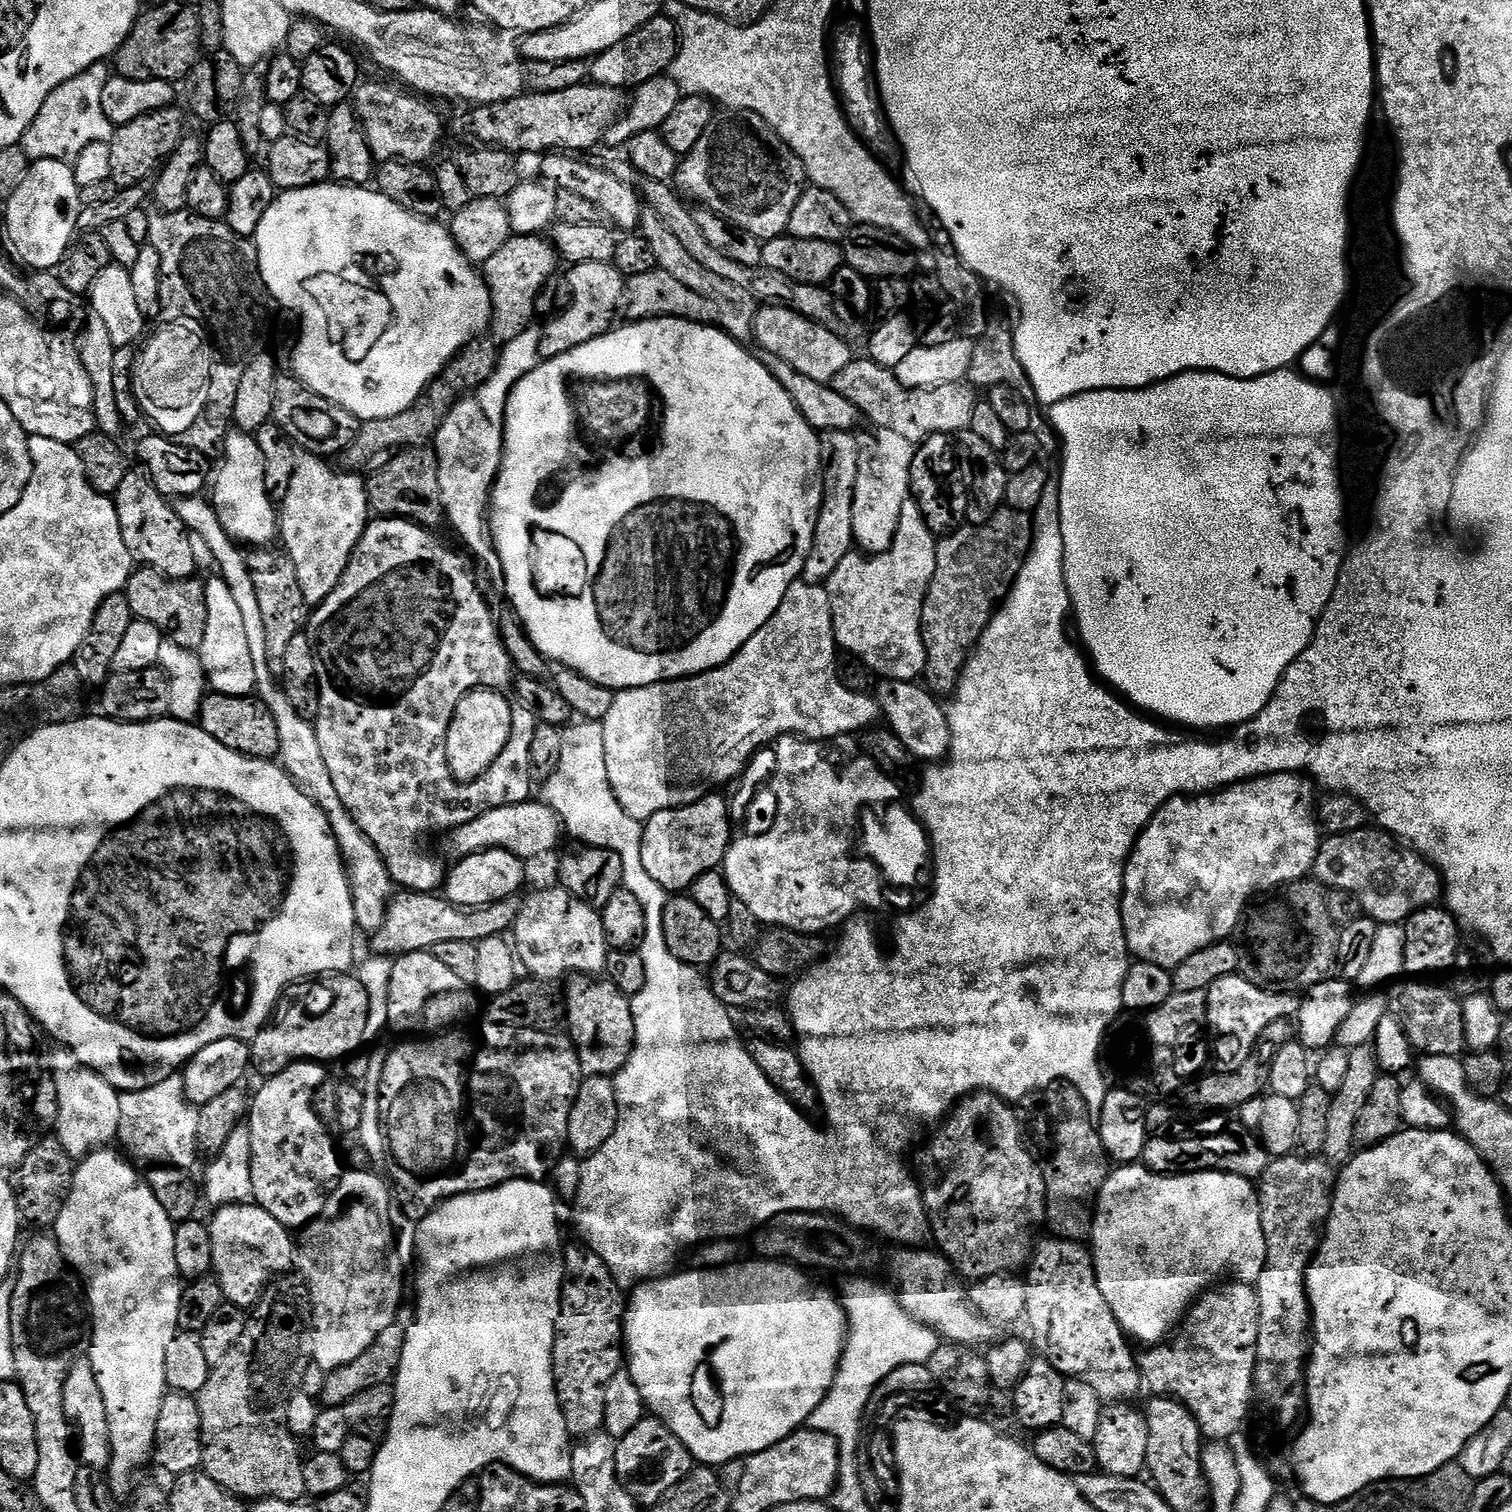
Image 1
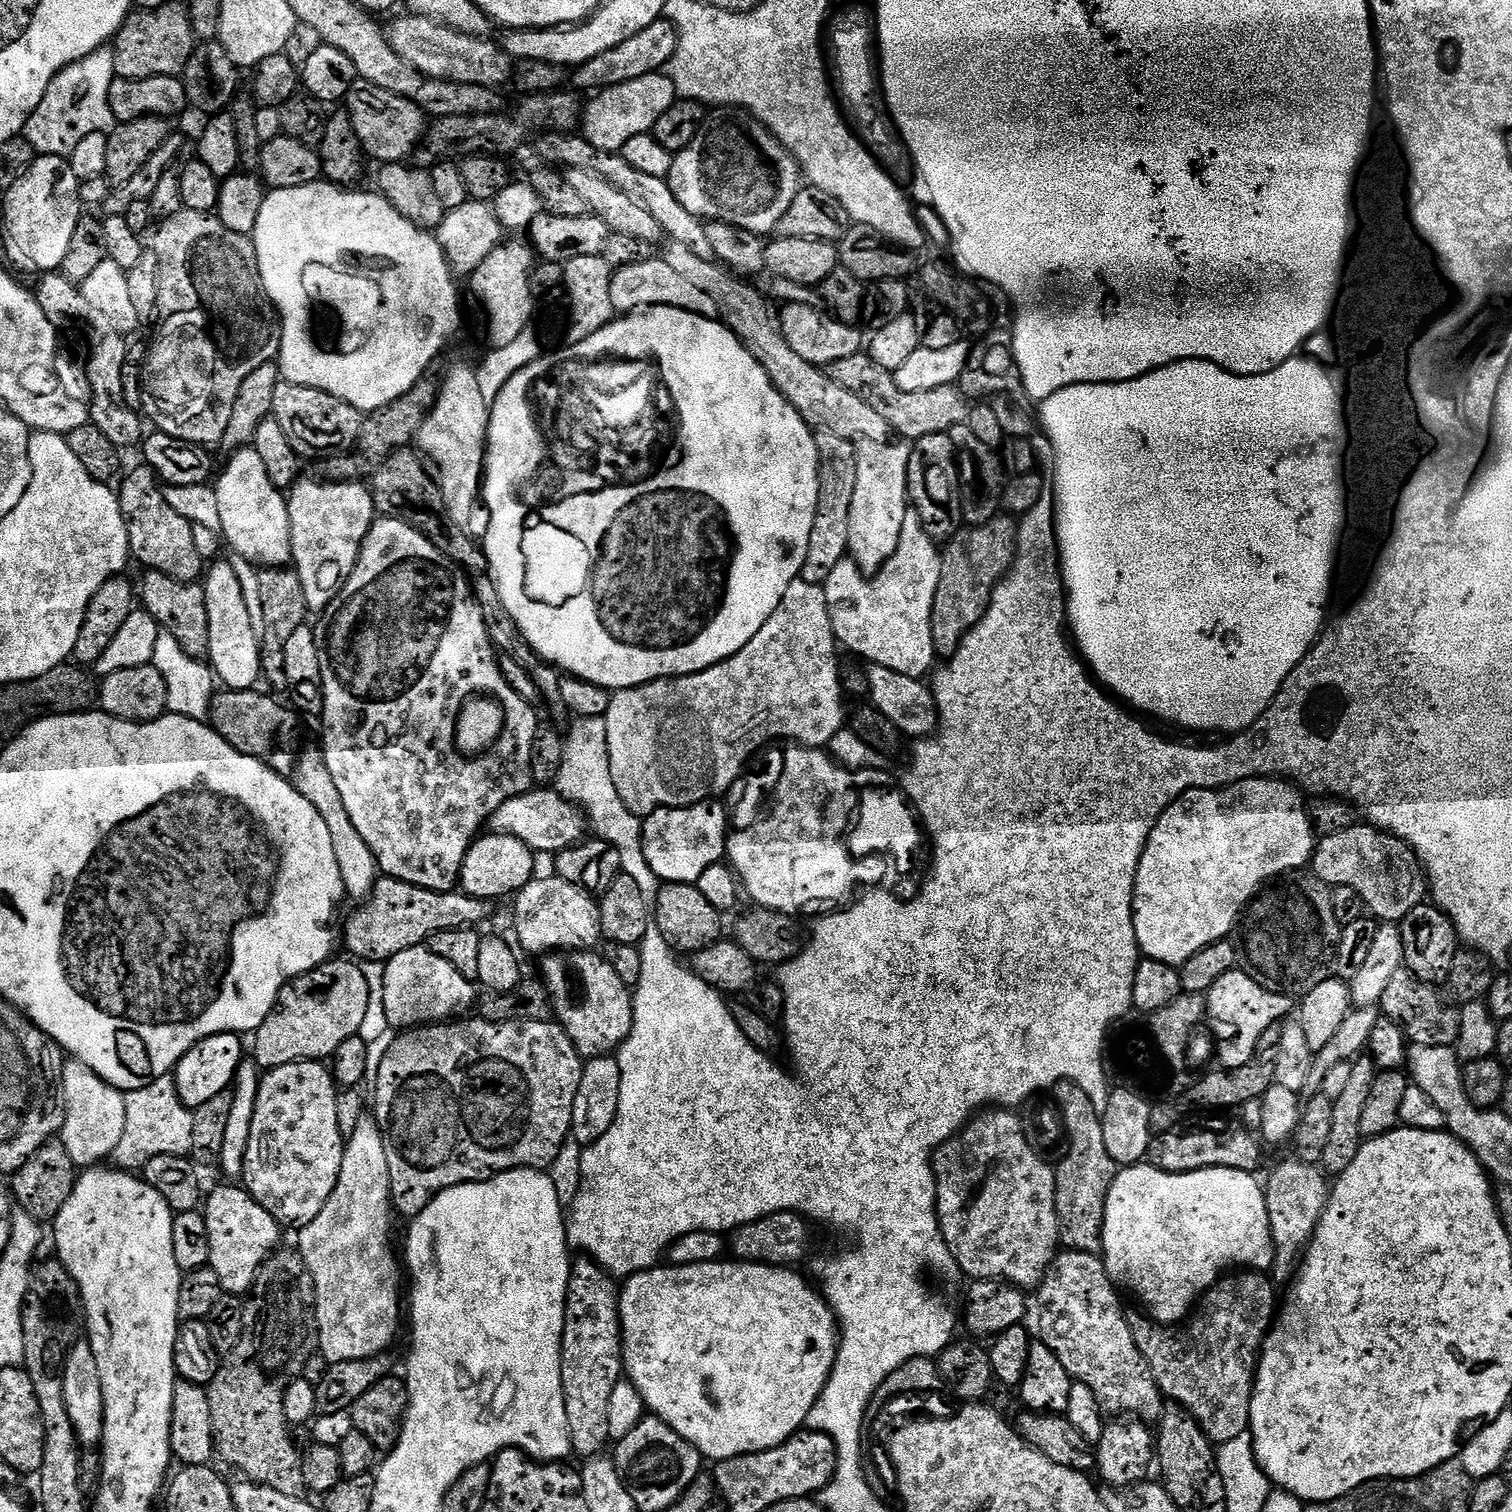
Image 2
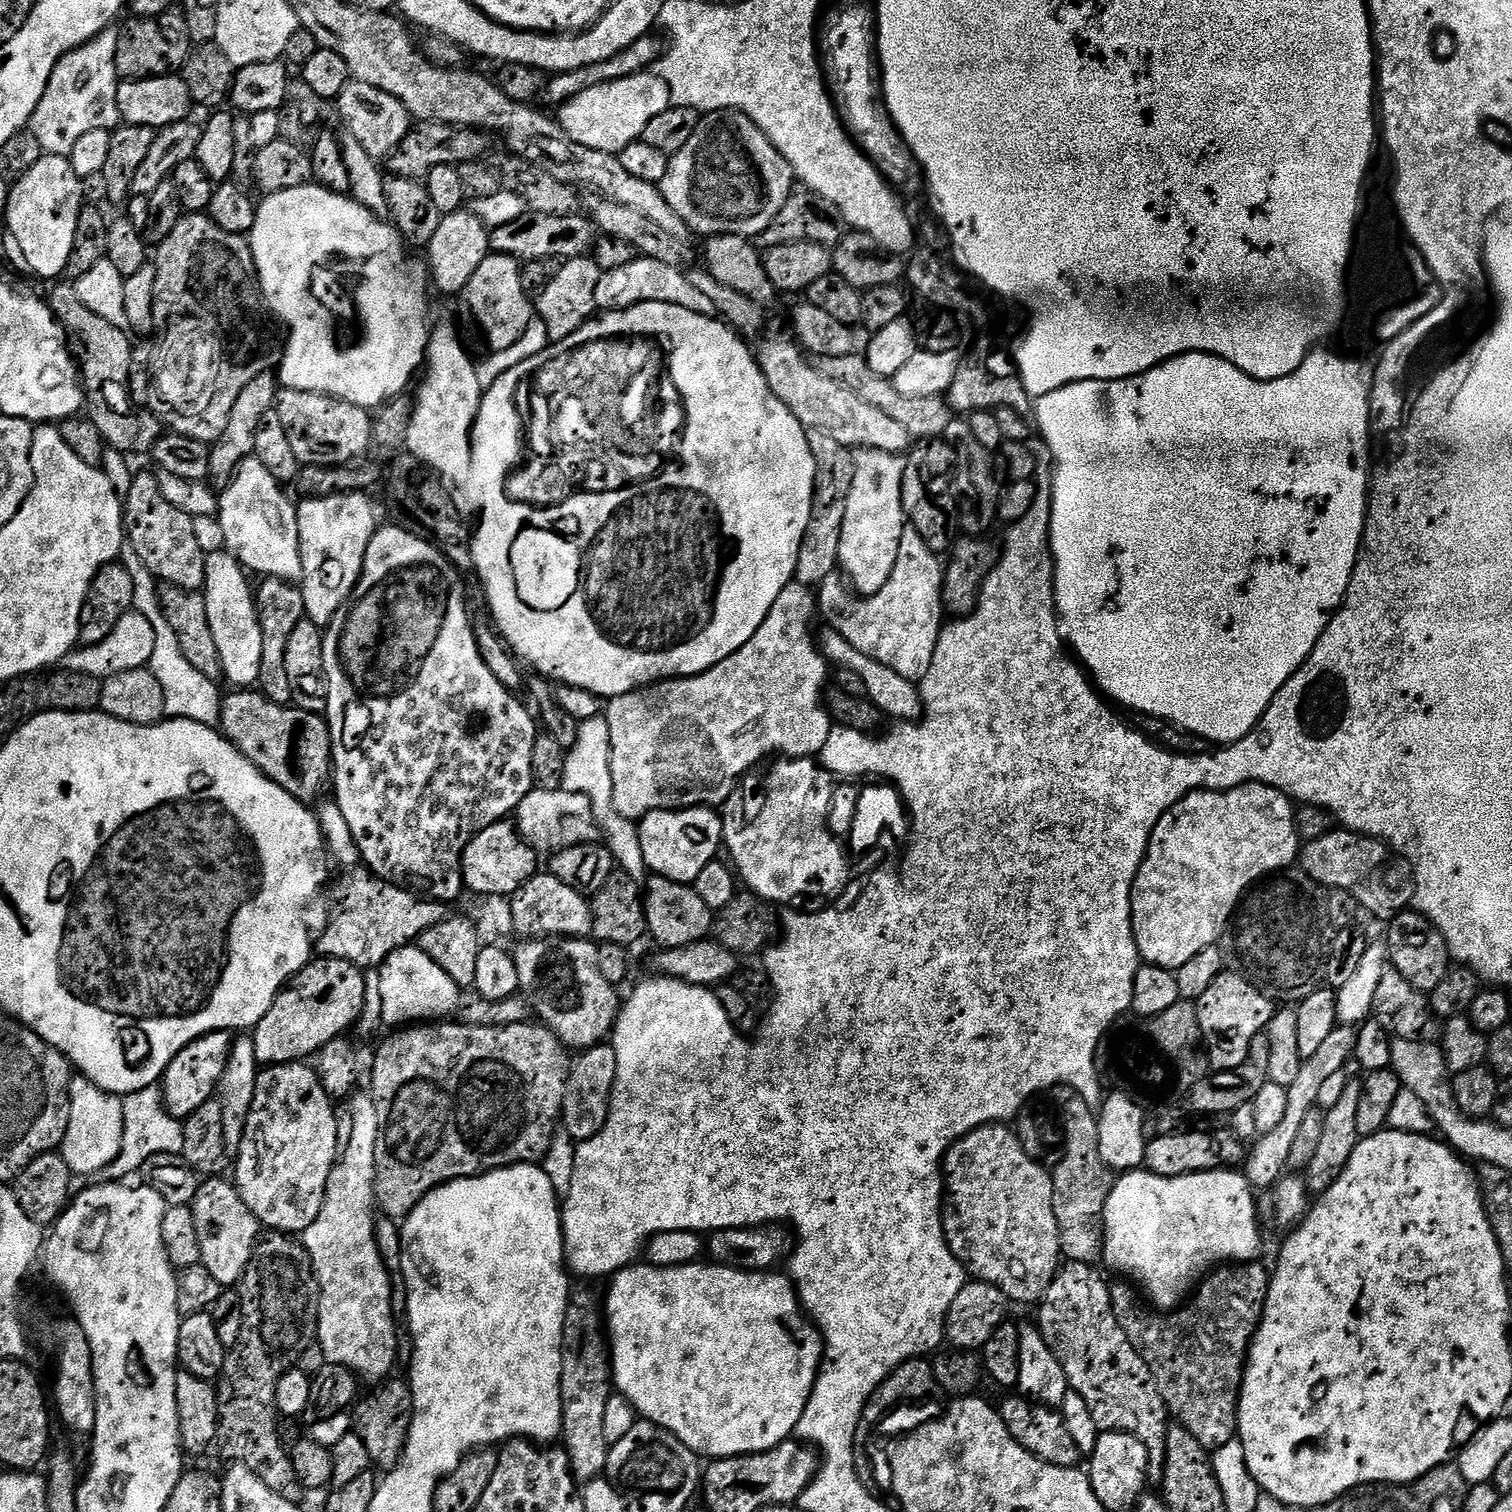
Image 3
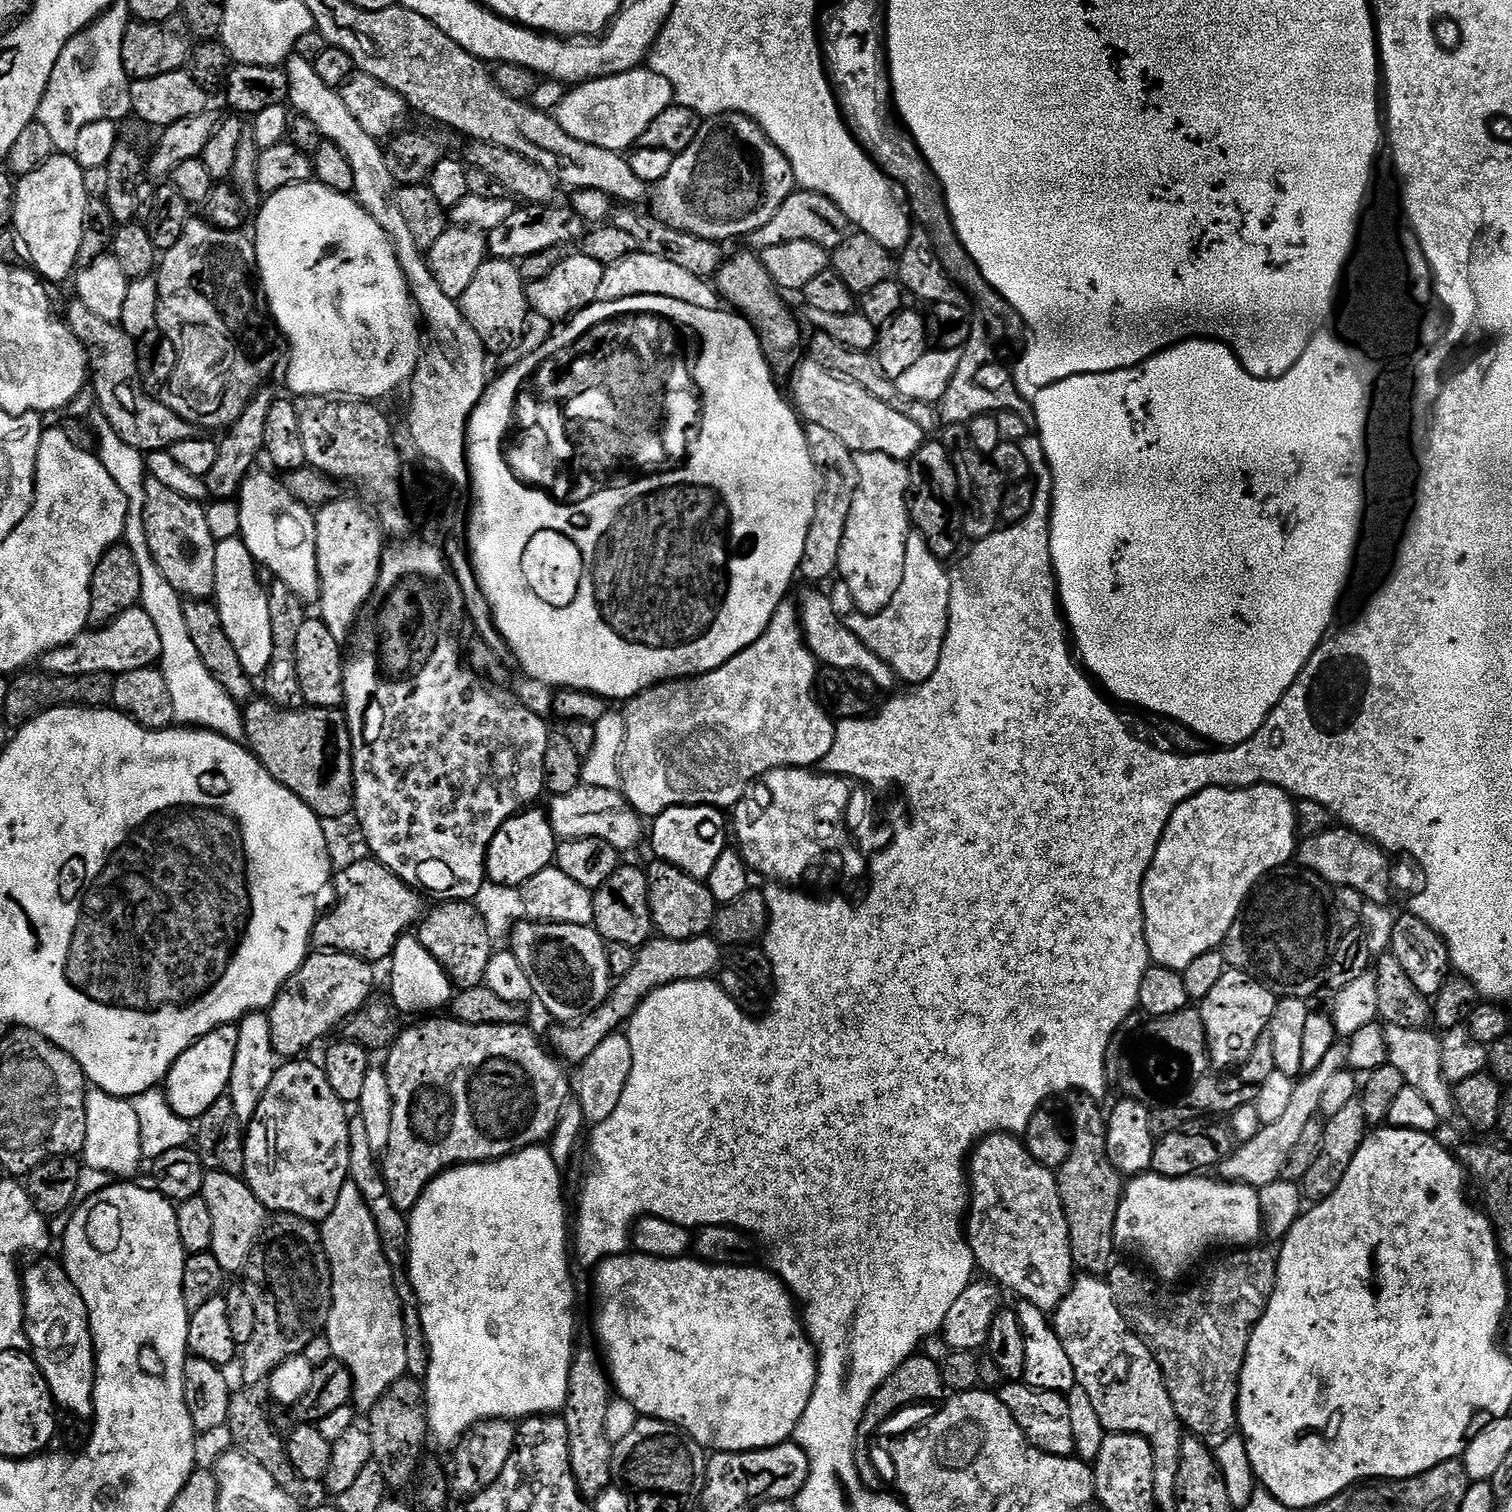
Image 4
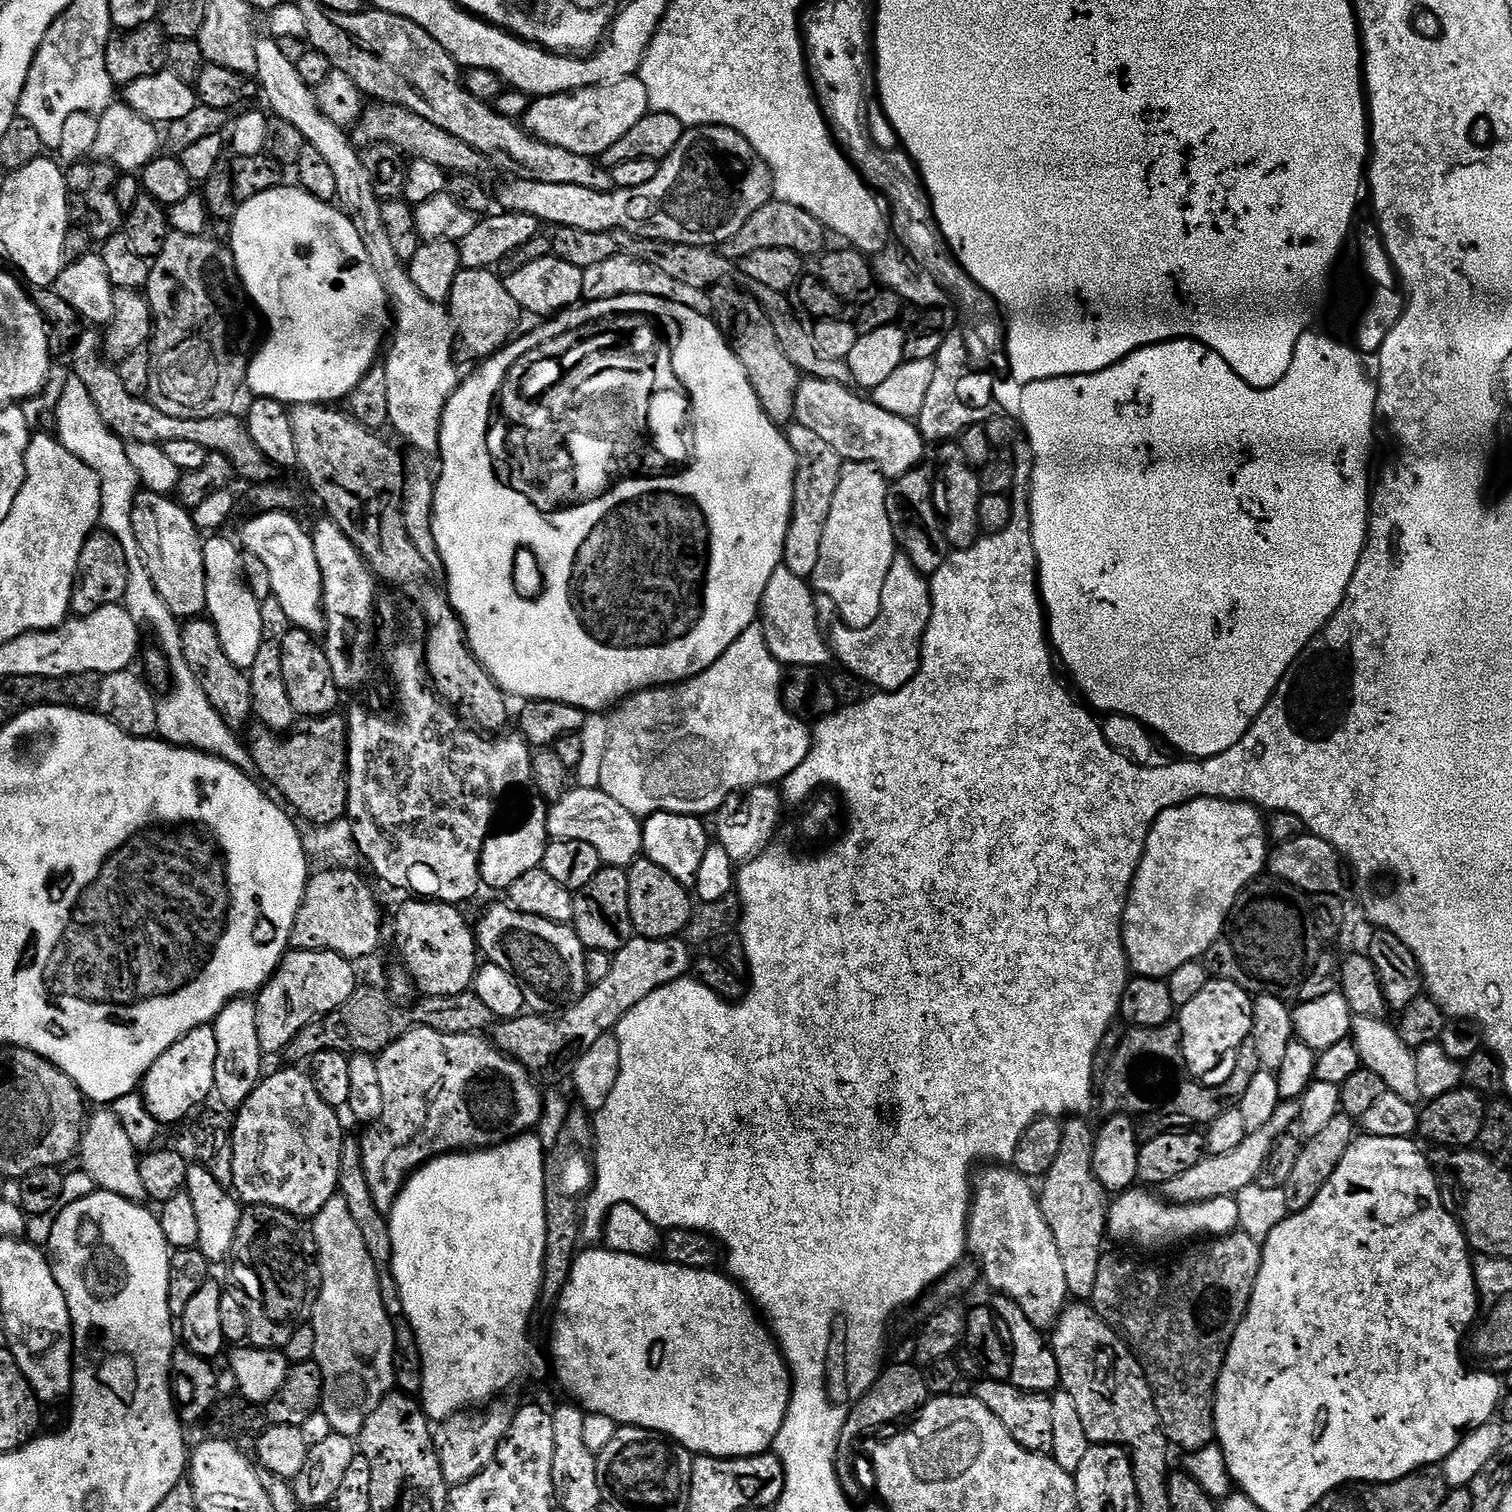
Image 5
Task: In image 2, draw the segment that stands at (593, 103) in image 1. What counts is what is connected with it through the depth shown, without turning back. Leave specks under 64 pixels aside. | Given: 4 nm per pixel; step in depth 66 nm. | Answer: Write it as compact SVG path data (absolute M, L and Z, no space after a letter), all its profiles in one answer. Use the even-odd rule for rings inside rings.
M563 92L549 93L547 96L528 96L520 103L516 112L508 118L497 112L482 115L464 115L444 118L431 127L424 143L414 153L419 167L430 168L441 160L460 160L474 155L506 156L516 151L524 142L528 132L539 124L548 124L560 134L571 133L579 127L582 120L582 104L576 97Z

